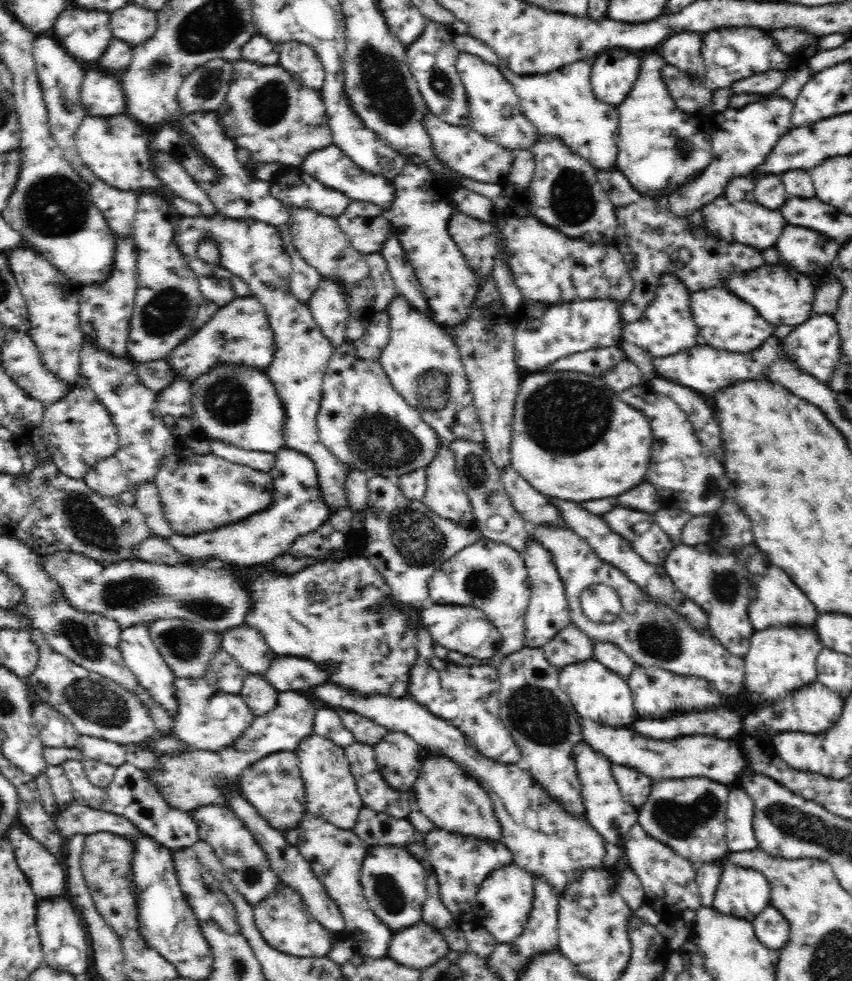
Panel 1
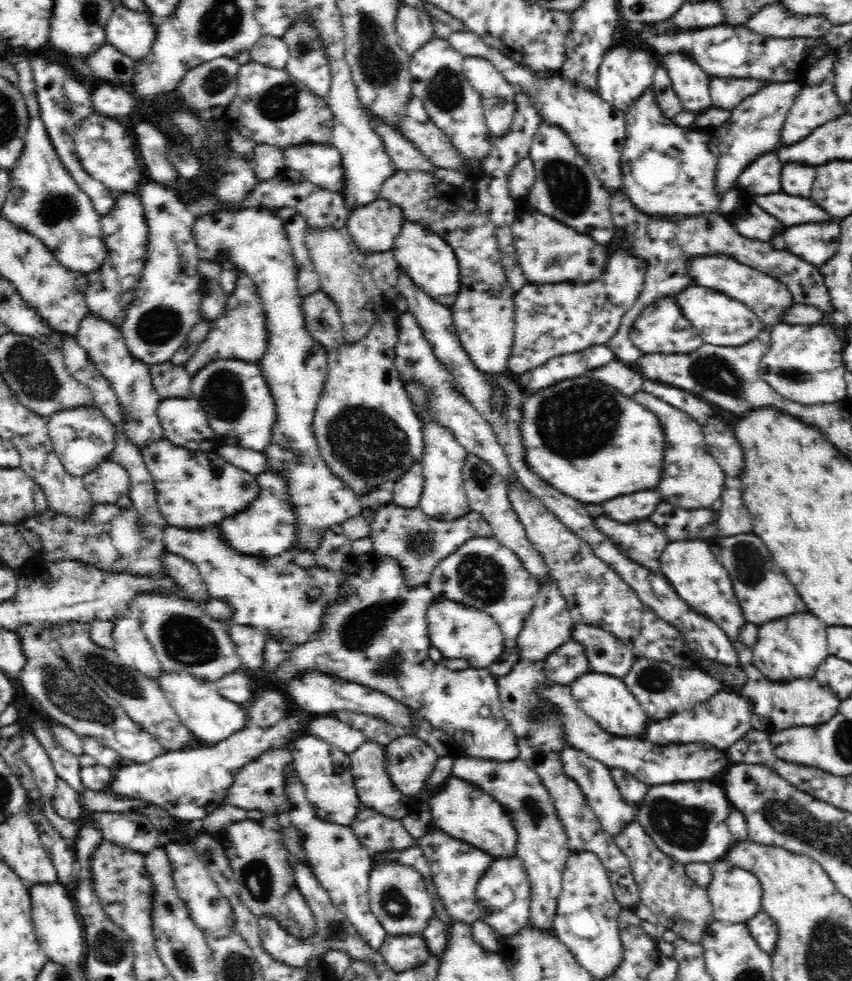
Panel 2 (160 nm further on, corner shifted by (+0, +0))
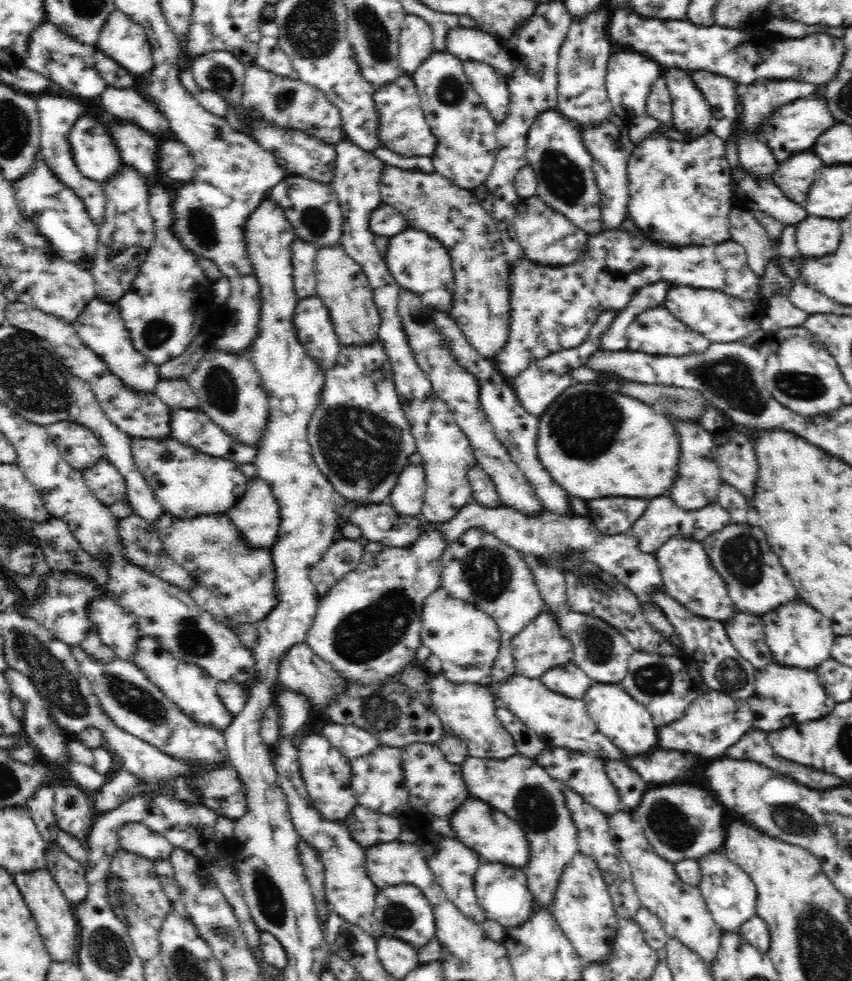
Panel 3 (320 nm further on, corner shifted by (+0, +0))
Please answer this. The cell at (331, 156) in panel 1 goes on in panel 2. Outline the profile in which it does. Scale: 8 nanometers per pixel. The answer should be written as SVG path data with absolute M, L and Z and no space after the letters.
M309 143L282 149L285 168L303 173L320 188L341 192L342 161L339 151L329 144Z

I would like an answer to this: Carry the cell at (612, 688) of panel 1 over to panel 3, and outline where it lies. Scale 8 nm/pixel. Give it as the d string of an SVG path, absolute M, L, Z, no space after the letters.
M595 683L592 688L588 688L583 701L598 730L626 755L627 760L659 750L658 727L653 723L653 716L618 684Z

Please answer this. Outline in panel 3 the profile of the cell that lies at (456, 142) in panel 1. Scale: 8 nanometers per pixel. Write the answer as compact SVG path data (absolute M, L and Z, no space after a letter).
M410 74L399 76L395 82L376 88L373 100L379 117L377 134L382 148L403 157L434 155L437 139L421 110L416 84Z

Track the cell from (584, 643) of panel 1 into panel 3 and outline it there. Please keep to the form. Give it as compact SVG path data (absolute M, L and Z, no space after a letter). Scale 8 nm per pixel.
M568 663L548 670L540 681L551 691L562 694L567 698L584 700L588 688L596 682L590 680L584 671L573 663Z

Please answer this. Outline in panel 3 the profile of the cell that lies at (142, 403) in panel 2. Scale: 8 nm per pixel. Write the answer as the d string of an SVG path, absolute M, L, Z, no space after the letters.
M97 297L92 299L73 322L77 335L88 349L91 349L119 380L138 392L155 392L159 381L159 365L152 365L133 345L129 330L120 318L119 308L114 302L106 302Z

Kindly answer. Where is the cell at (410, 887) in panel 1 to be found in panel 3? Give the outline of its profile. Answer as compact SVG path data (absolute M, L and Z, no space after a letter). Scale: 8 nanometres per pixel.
M402 883L383 888L377 892L375 903L375 917L381 924L384 935L402 939L416 950L426 946L435 937L436 917L426 895L418 887Z

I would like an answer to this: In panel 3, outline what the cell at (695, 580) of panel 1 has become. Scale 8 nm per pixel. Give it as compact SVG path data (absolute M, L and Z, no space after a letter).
M670 537L654 554L661 571L663 590L676 602L697 616L716 621L730 621L737 612L726 584L713 568L701 541Z

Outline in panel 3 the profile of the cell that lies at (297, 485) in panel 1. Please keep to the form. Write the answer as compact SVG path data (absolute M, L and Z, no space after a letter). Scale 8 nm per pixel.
M257 476L249 479L248 486L242 494L242 498L229 508L226 514L234 523L236 529L239 530L243 540L251 546L252 549L268 549L270 550L272 544L277 541L280 513L278 503L272 494L270 485Z

